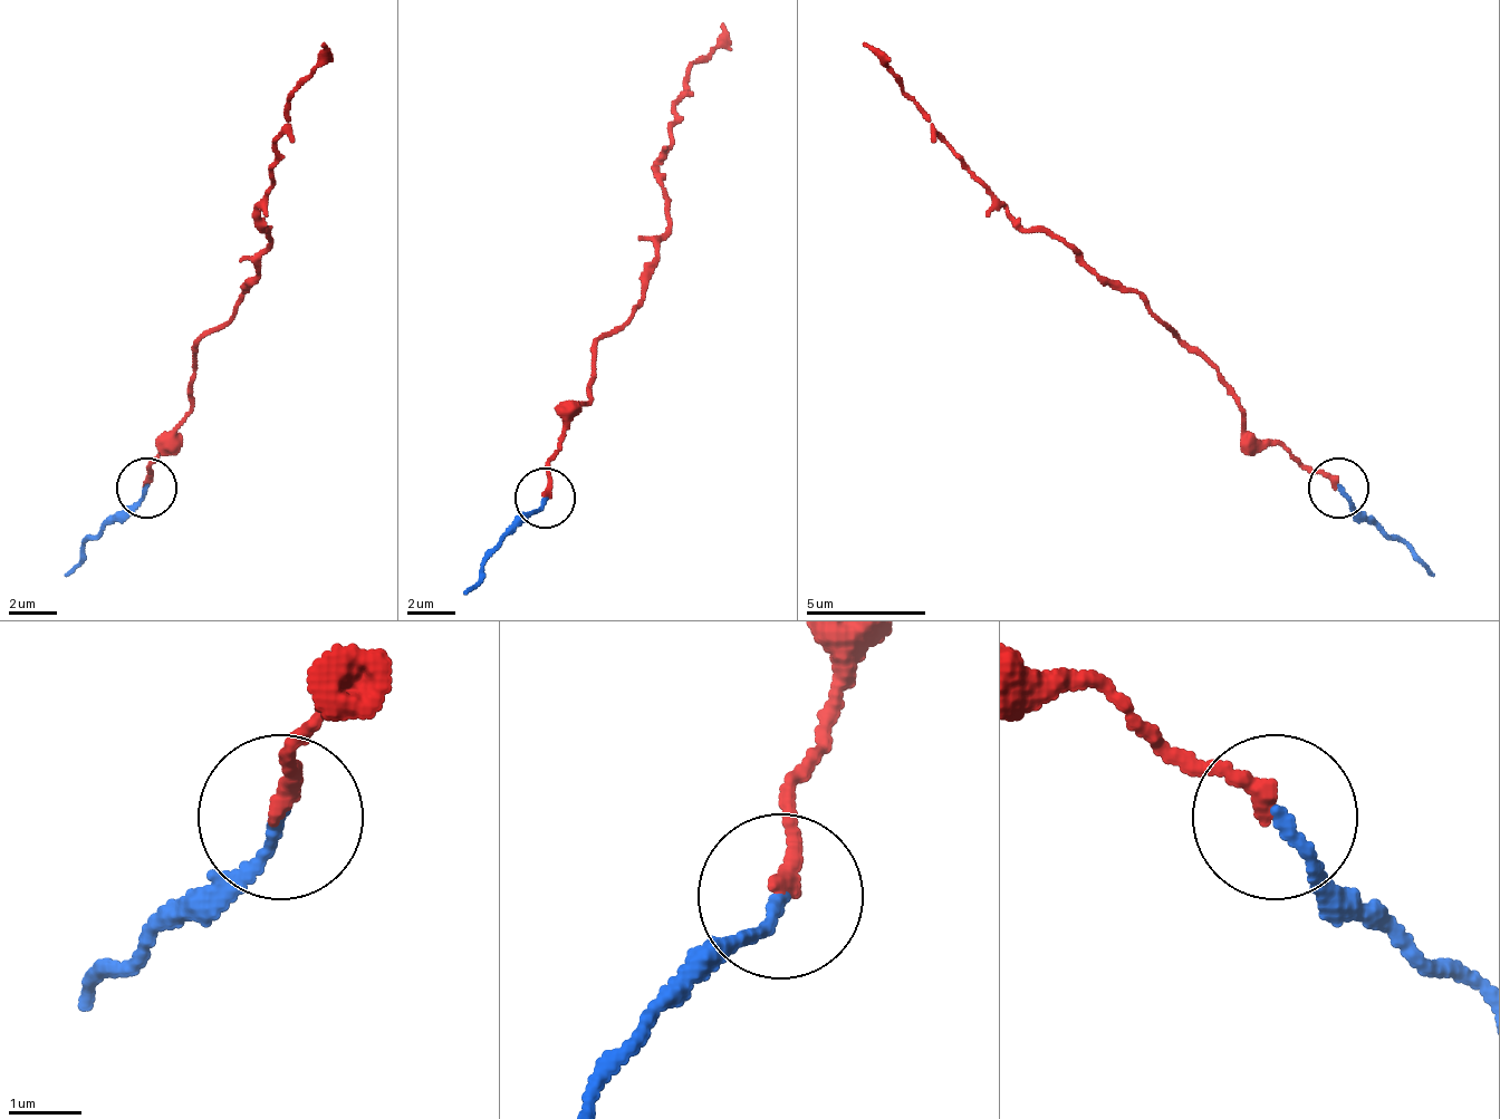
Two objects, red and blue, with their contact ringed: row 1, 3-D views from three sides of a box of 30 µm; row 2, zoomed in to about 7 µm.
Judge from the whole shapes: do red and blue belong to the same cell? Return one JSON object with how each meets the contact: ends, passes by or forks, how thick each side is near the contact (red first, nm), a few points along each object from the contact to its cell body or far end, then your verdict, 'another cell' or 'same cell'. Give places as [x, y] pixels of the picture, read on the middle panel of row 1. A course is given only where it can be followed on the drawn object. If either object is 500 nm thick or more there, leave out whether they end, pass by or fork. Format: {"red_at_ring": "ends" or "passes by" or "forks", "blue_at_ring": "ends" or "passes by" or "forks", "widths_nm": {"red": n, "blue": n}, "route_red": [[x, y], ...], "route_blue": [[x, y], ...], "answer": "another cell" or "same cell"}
{"red_at_ring": "ends", "blue_at_ring": "ends", "widths_nm": {"red": 240, "blue": 160}, "route_red": [[547, 500], [547, 457], [588, 392], [595, 343], [643, 295], [643, 271], [666, 229], [673, 103], [721, 25]], "route_blue": [[547, 500], [462, 596]], "answer": "same cell"}

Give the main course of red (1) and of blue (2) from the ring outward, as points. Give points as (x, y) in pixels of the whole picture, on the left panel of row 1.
1: (147, 485), (147, 462), (184, 426), (195, 348), (243, 293), (268, 246), (273, 137), (321, 41)
2: (147, 485), (64, 576)

